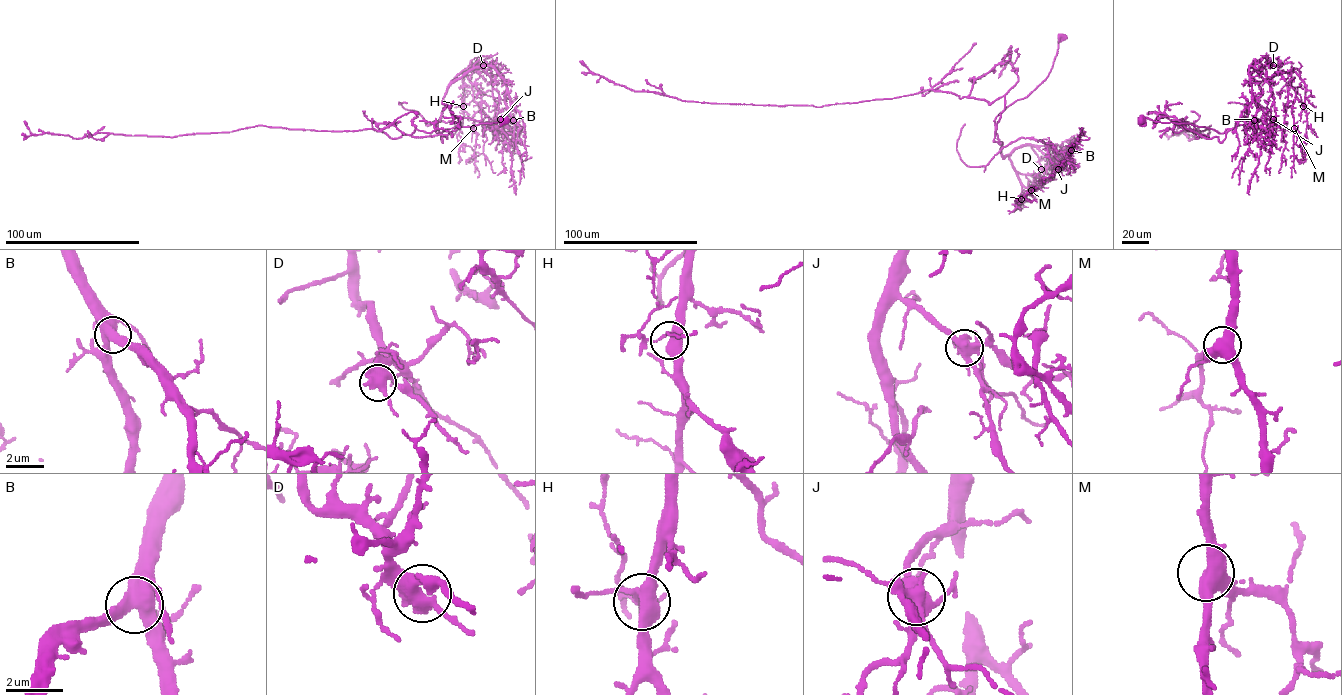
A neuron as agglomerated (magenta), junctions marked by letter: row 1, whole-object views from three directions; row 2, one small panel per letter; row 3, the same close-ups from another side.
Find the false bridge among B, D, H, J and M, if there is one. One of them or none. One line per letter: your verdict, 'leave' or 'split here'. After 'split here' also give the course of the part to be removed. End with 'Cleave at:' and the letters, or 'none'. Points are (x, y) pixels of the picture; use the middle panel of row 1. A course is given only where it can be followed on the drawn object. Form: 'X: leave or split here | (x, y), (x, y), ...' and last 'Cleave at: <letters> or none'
B: leave
D: leave
H: leave
J: split here | (1057, 169), (1063, 165), (1051, 147), (1022, 137), (1004, 146), (985, 166), (967, 166), (956, 149), (965, 124)
M: leave
Cleave at: J

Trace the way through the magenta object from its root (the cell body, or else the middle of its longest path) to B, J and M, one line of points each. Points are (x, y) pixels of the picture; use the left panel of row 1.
B: (504, 120), (436, 132), (447, 88), (481, 66), (491, 66), (503, 79), (513, 120)
J: (504, 120), (436, 132), (447, 88), (474, 68), (491, 79), (499, 119)
M: (504, 120), (436, 132), (447, 86), (461, 73), (471, 84), (479, 108), (473, 128)

